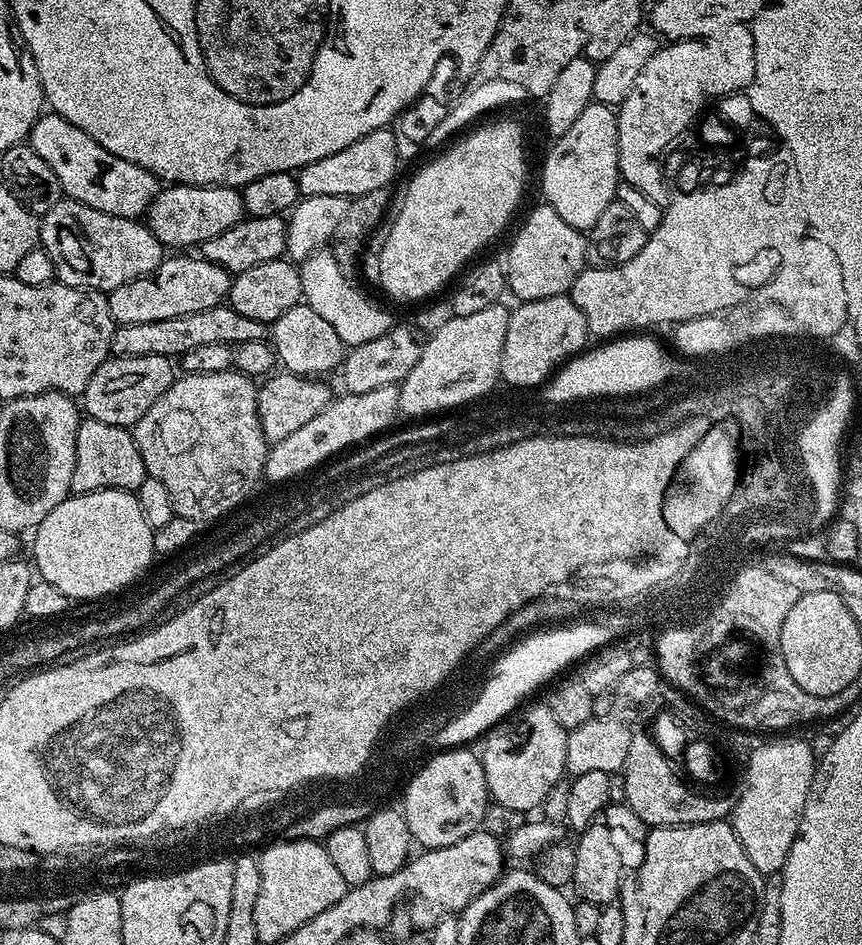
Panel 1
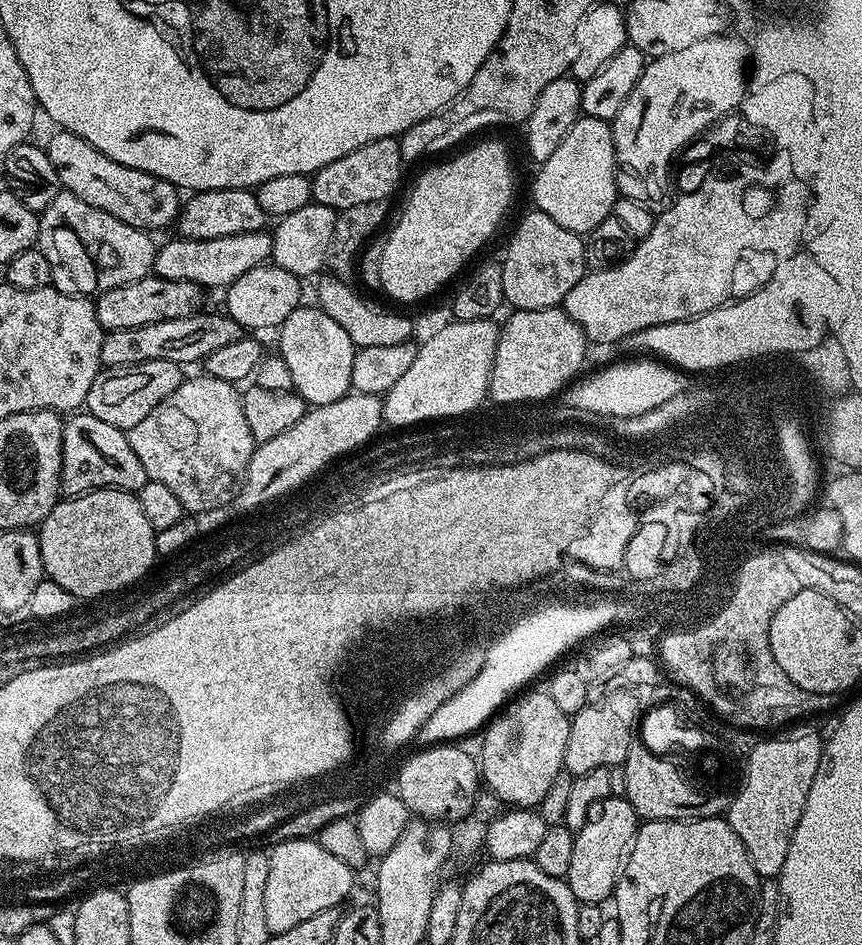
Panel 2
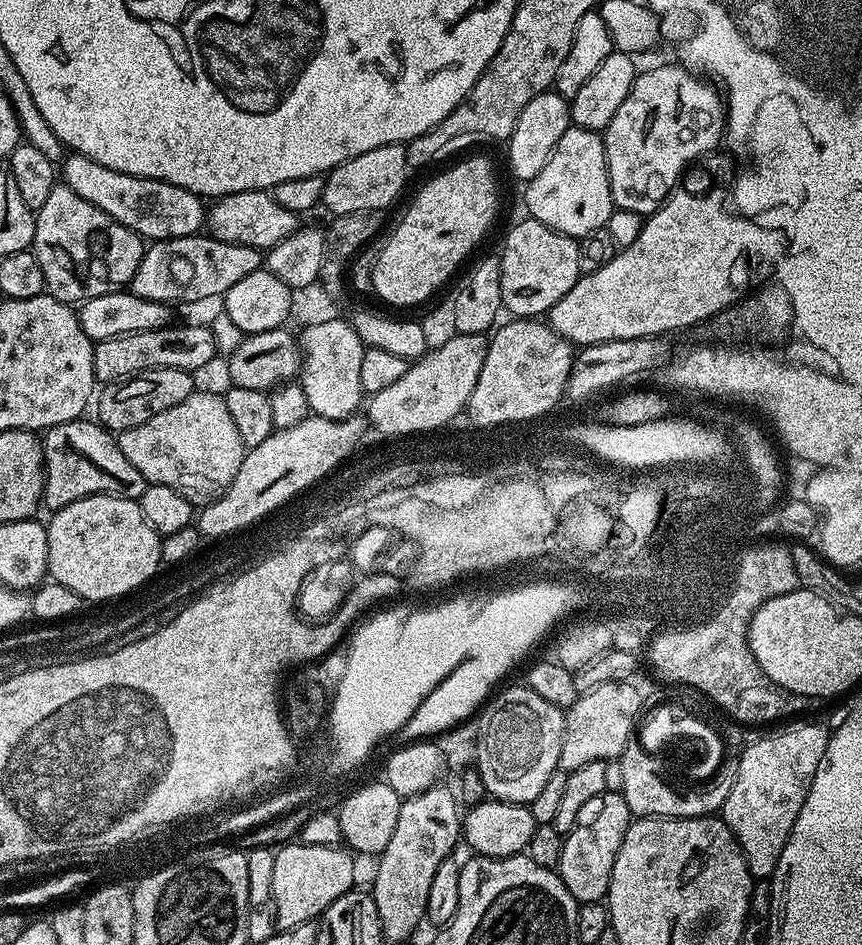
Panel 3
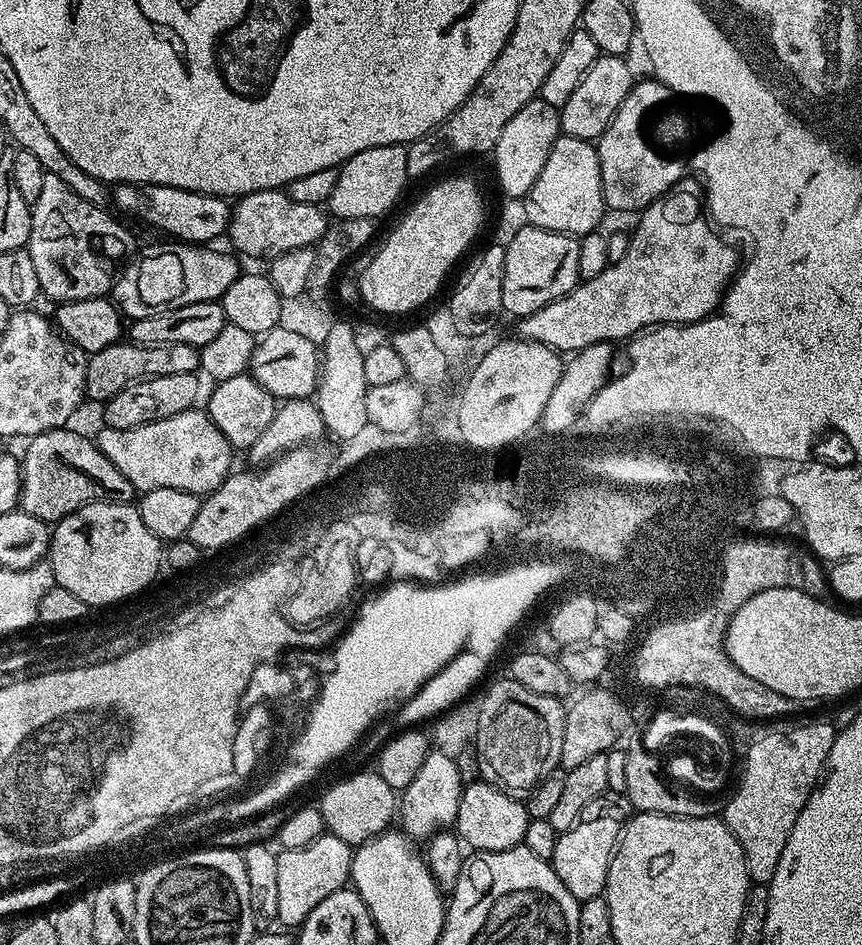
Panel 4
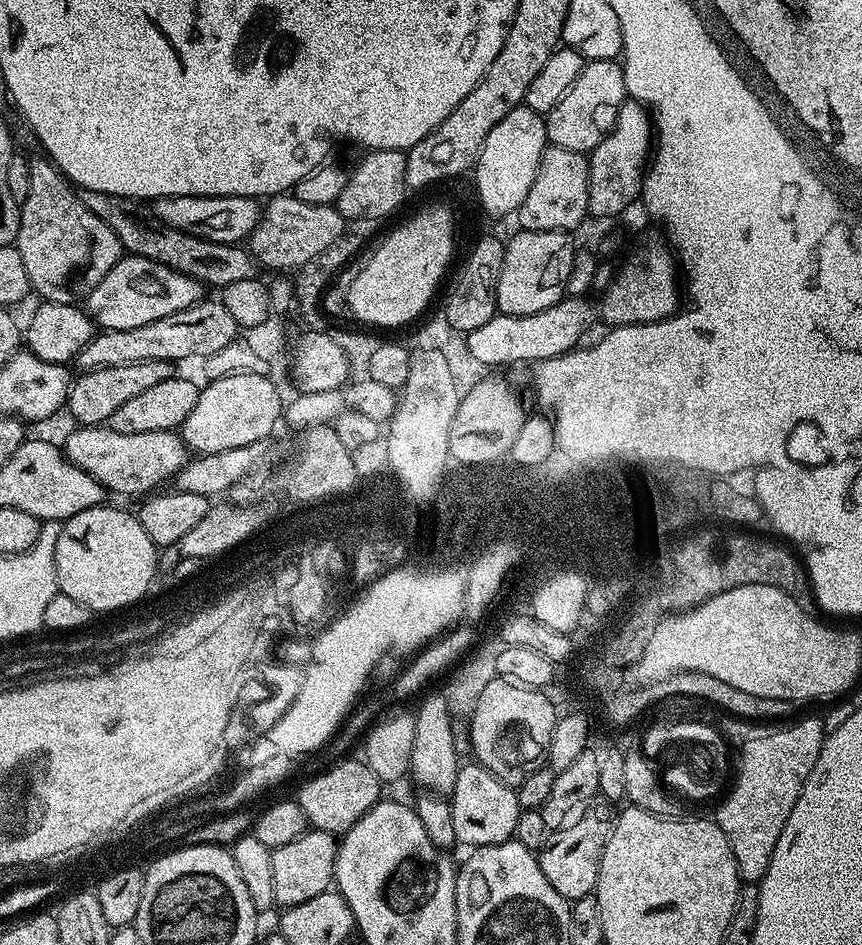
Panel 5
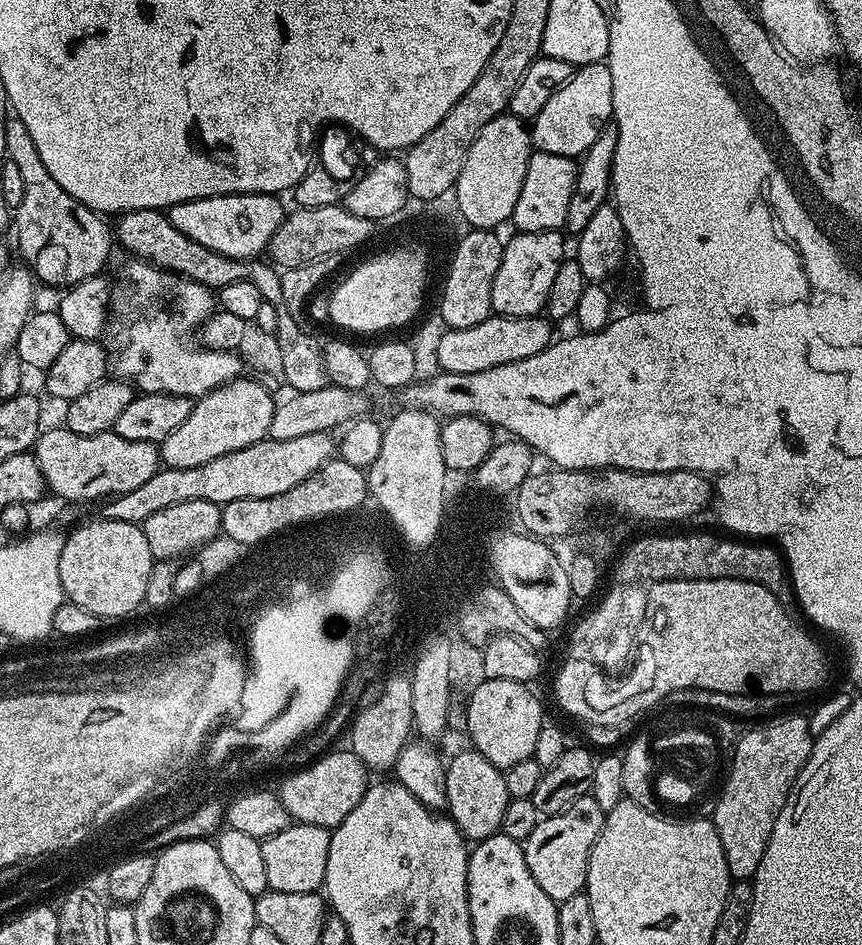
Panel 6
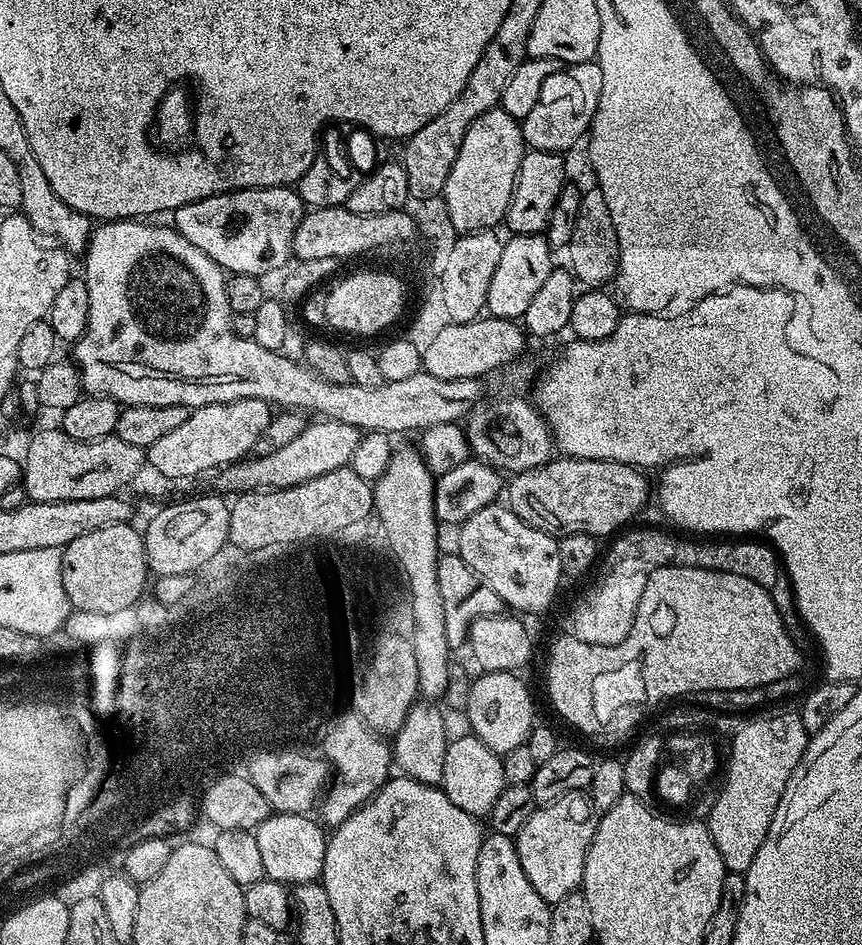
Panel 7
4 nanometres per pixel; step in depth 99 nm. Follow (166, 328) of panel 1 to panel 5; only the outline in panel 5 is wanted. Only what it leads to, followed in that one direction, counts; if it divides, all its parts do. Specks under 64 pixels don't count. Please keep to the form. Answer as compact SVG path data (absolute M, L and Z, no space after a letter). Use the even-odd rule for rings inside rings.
M167 360L140 361L130 365L85 371L71 381L67 394L66 412L76 420L77 425L103 425L110 418L110 414L118 410L118 406L142 394L142 390L150 390L150 386L158 386L158 382L166 382L166 378L170 378L173 374L173 365Z

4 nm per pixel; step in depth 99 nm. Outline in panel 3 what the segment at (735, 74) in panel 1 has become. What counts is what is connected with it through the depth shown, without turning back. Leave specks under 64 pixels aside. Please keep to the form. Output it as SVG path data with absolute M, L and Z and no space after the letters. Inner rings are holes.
M674 62L652 68L649 72L641 71L630 94L626 94L626 102L618 106L618 114L610 118L602 132L613 205L645 218L658 211L676 185L681 183L692 152L700 152L700 148L707 148L707 144L716 140L716 128L720 128L720 108L716 108L716 96L712 96L704 84L696 84L692 76L684 76Z

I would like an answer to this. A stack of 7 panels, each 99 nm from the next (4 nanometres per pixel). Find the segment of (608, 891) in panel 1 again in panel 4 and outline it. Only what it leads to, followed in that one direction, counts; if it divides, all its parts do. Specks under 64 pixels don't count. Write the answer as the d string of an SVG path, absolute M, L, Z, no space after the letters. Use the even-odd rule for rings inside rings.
M605 794L594 798L586 810L582 810L580 819L570 830L559 833L556 837L551 866L562 878L562 886L570 890L575 900L581 902L601 895L606 886L606 874L616 852L616 843L620 841L620 833L630 819L630 805L623 794Z

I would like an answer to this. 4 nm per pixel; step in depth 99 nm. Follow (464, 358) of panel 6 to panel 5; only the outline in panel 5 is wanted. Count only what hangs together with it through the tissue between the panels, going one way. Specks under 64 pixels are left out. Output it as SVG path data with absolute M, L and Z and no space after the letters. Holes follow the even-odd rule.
M565 298L546 310L538 310L538 314L497 314L486 322L486 326L478 326L478 330L467 333L467 354L480 364L516 364L519 360L549 360L573 351L581 343L580 335L592 320L592 308L588 302L584 298Z

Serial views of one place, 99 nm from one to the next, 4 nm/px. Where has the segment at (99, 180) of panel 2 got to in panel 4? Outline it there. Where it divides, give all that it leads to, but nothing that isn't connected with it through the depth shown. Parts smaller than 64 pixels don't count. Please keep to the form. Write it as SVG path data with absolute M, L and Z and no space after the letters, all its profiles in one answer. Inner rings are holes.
M117 184L114 188L114 204L122 211L137 216L142 223L165 232L173 241L201 246L216 242L219 236L223 237L227 233L230 219L227 199L157 184Z

